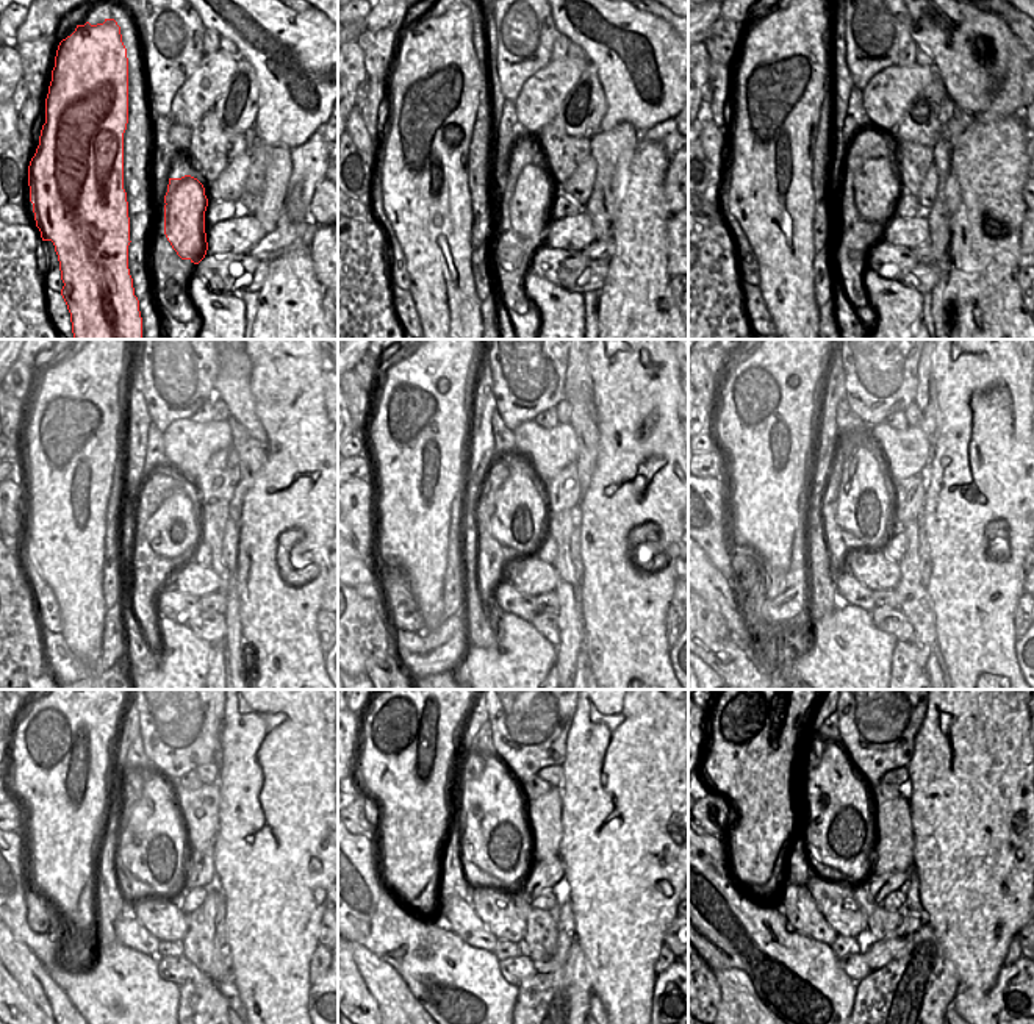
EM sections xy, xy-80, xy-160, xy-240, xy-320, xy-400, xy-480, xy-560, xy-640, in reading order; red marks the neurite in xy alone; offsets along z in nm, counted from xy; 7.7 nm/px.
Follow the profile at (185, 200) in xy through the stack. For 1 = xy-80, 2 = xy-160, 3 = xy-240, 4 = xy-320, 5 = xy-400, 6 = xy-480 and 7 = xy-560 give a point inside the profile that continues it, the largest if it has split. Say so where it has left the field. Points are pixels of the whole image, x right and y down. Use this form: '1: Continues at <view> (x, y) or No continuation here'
1: Continues at xy-80 (529, 202)
2: Continues at xy-160 (876, 185)
3: Continues at xy-240 (171, 529)
4: Continues at xy-320 (518, 515)
5: Continues at xy-400 (862, 510)
6: Continues at xy-480 (152, 848)
7: Continues at xy-560 (496, 840)

